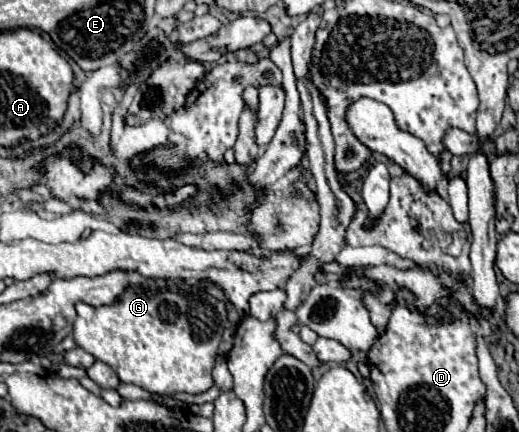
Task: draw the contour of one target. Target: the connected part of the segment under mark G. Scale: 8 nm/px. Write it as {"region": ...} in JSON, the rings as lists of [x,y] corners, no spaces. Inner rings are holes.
{"region":[[[131,279],[131,285],[117,297],[113,305],[91,307],[87,303],[77,305],[77,319],[73,325],[73,339],[87,353],[107,363],[121,383],[139,385],[157,395],[173,393],[203,393],[213,385],[211,369],[215,365],[217,347],[227,327],[227,305],[211,297],[199,283],[183,279]]]}

